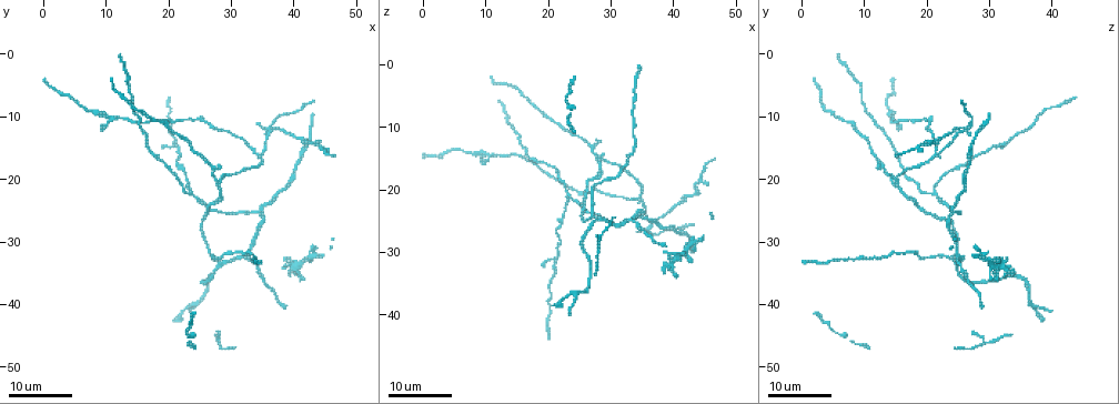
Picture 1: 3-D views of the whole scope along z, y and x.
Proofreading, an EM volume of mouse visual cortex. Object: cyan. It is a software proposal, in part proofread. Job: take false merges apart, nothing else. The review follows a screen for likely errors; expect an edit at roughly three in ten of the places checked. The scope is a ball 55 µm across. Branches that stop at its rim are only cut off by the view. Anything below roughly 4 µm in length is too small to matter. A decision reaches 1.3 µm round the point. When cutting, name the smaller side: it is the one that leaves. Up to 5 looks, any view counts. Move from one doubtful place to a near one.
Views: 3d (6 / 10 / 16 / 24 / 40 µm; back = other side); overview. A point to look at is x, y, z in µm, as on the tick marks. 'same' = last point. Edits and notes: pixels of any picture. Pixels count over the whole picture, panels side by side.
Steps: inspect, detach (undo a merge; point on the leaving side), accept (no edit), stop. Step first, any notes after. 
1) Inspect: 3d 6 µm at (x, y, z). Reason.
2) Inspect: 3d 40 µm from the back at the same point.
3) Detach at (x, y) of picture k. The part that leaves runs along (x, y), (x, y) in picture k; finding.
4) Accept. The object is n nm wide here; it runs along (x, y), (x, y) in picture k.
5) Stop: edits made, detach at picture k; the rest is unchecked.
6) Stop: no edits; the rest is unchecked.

Inspect: 3d 24 µm at (36.5, 12.0, 25.0). Three arms meet.

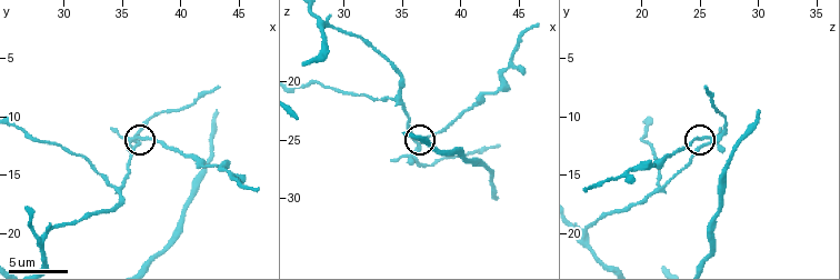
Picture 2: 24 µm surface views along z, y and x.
Inspect: 3d 10 µm at (36.4, 11.8, 25.6). Zoom in.

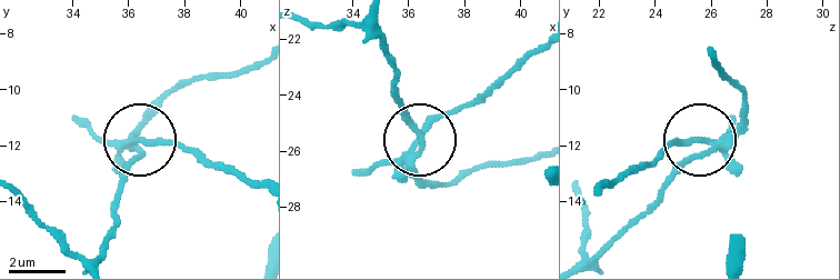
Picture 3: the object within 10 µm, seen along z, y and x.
Detach at (90, 122) of picture 3. The object is 200 nm wide here; the part that leaves runs along (127, 146), (167, 139), (260, 182) in picture 3; two cells meet here.

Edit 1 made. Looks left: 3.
Inspect: overview.

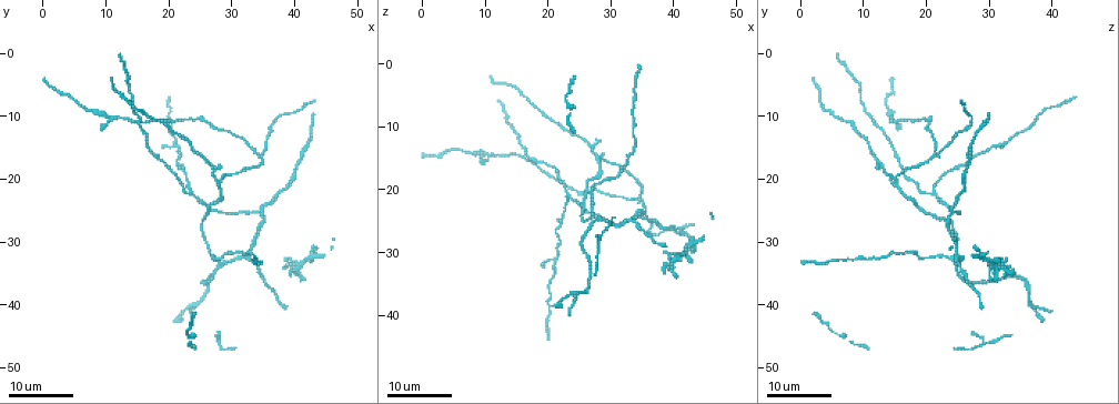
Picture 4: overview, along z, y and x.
Inspect: 3d 24 µm at (34.5, 15.5, 21.5). Branch point.

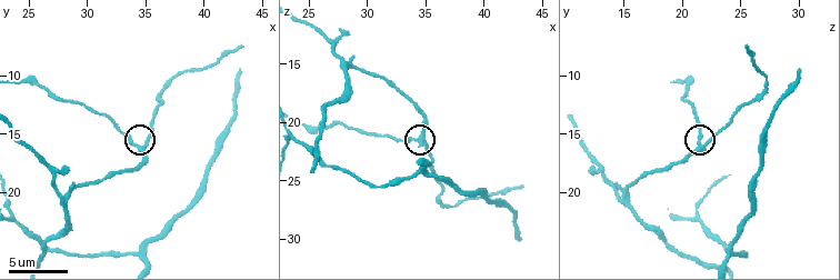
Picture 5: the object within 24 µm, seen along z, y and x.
Inspect: 3d 6 µm at (34.4, 16.0, 21.6).

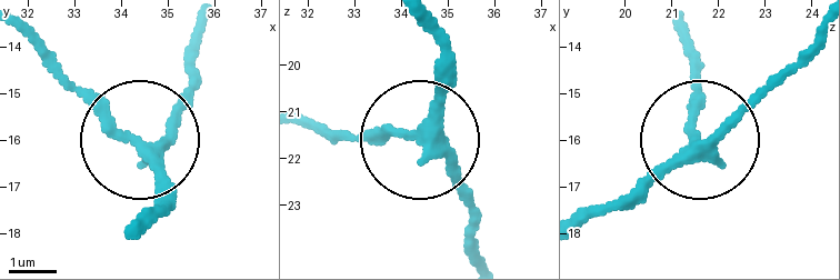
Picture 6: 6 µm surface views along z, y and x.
Accept. The object is 250 nm wide here; it runs along (414, 21), (439, 58), (423, 137), (474, 232) in picture 6; continuous, no second cell.

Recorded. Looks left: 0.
Stop: edits made, detach at picture 3; the rest is unchecked.

